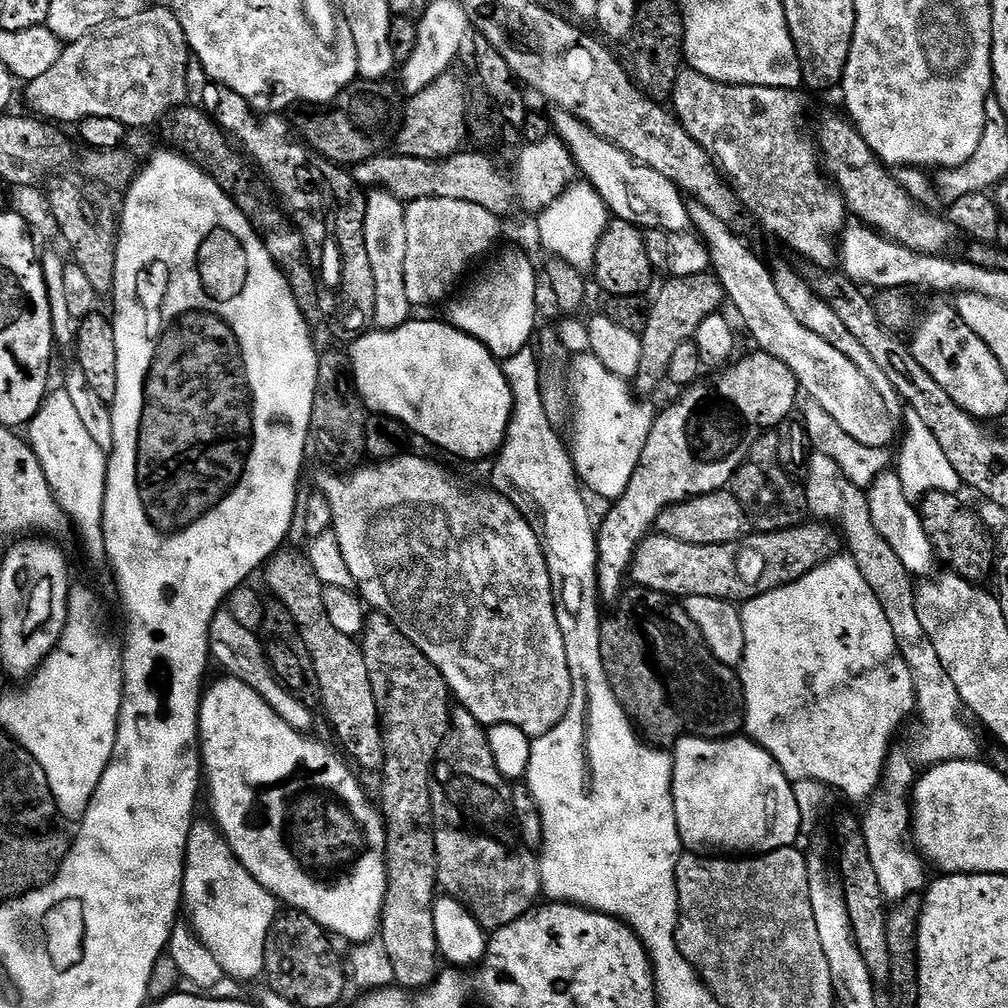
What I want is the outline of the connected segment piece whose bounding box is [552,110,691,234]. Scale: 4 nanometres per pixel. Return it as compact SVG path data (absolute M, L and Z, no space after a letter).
M555 111L552 122L557 139L563 141L571 152L577 171L602 198L609 213L617 220L635 224L639 229L658 229L667 234L685 233L690 227L690 211L684 204L684 194L679 187L658 170L644 167L632 156L603 139L592 128L569 112Z

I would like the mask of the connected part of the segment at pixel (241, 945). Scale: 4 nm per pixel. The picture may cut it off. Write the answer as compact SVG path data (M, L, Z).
M193 823L192 833L188 839L188 851L184 858L184 899L183 907L188 912L188 920L194 929L195 935L205 945L207 952L213 956L220 956L228 968L223 975L228 977L231 972L236 972L232 978L236 982L252 982L256 978L252 972L259 968L262 972L264 967L260 964L260 948L266 950L268 939L264 936L264 928L272 928L268 925L268 916L272 914L272 904L277 901L275 896L265 890L257 880L249 874L236 860L236 856L230 850L224 837L211 823Z

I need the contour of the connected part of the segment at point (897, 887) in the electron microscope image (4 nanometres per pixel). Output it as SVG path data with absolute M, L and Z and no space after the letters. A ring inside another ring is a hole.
M877 793L866 806L868 808L860 820L863 836L866 838L867 852L870 854L885 901L892 904L900 903L901 900L921 893L927 887L928 877L926 878L924 870L926 864L917 851L903 844L904 840L907 841L910 832L911 811L900 812L900 816L896 816L896 812L883 813L880 804L883 804L883 797L881 793Z

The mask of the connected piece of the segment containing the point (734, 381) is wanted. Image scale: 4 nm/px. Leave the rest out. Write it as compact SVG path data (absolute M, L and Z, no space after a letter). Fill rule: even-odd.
M753 352L753 356L744 356L740 361L737 359L719 373L720 392L724 392L724 396L732 396L732 400L736 400L736 404L740 404L740 408L744 408L744 412L752 416L752 424L758 425L762 430L768 430L780 420L776 412L782 411L784 407L795 406L798 385L794 373L778 358L768 352Z

